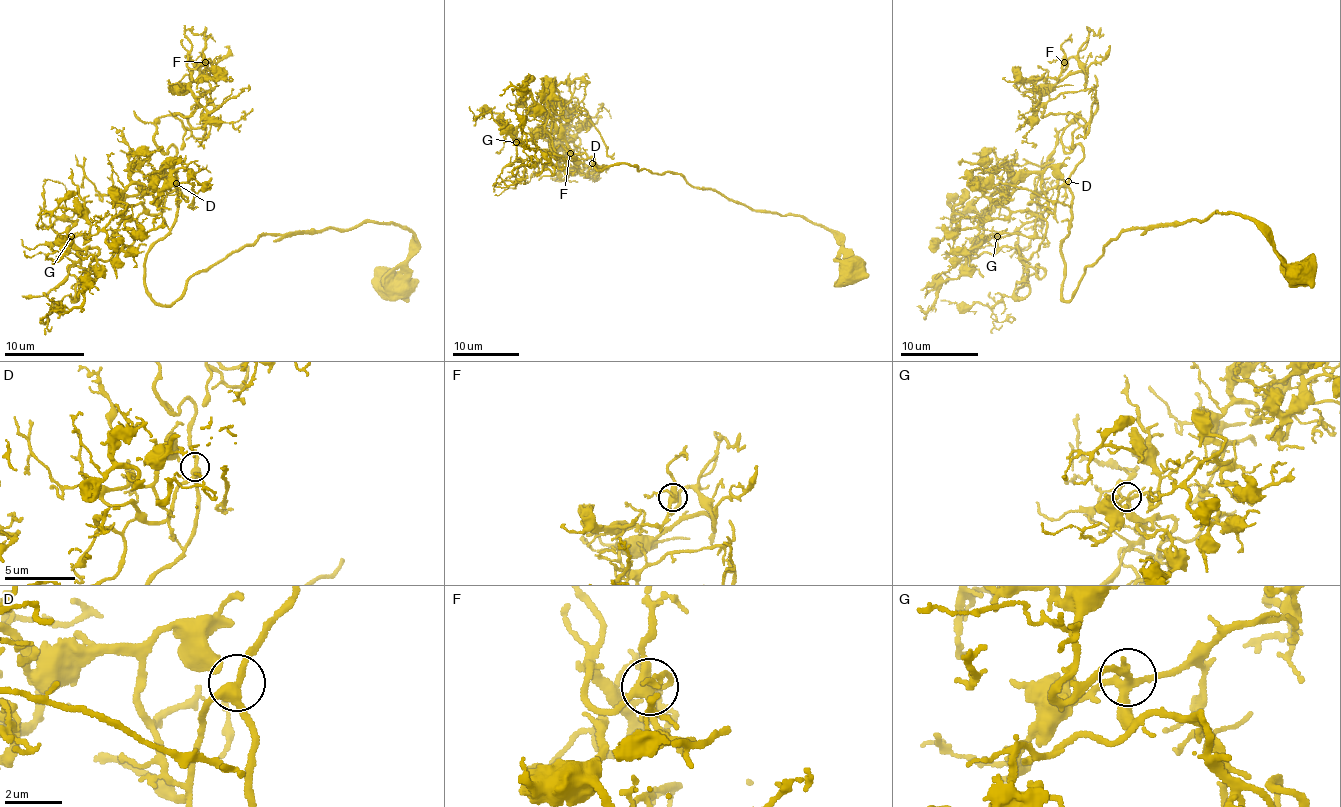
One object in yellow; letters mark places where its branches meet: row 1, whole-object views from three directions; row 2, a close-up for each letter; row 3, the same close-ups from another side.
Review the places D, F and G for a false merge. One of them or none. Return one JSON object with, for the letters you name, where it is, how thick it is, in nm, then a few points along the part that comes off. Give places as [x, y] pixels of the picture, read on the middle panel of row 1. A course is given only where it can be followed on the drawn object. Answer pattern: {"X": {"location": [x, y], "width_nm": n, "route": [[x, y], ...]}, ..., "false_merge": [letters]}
{"false_merge": []}

